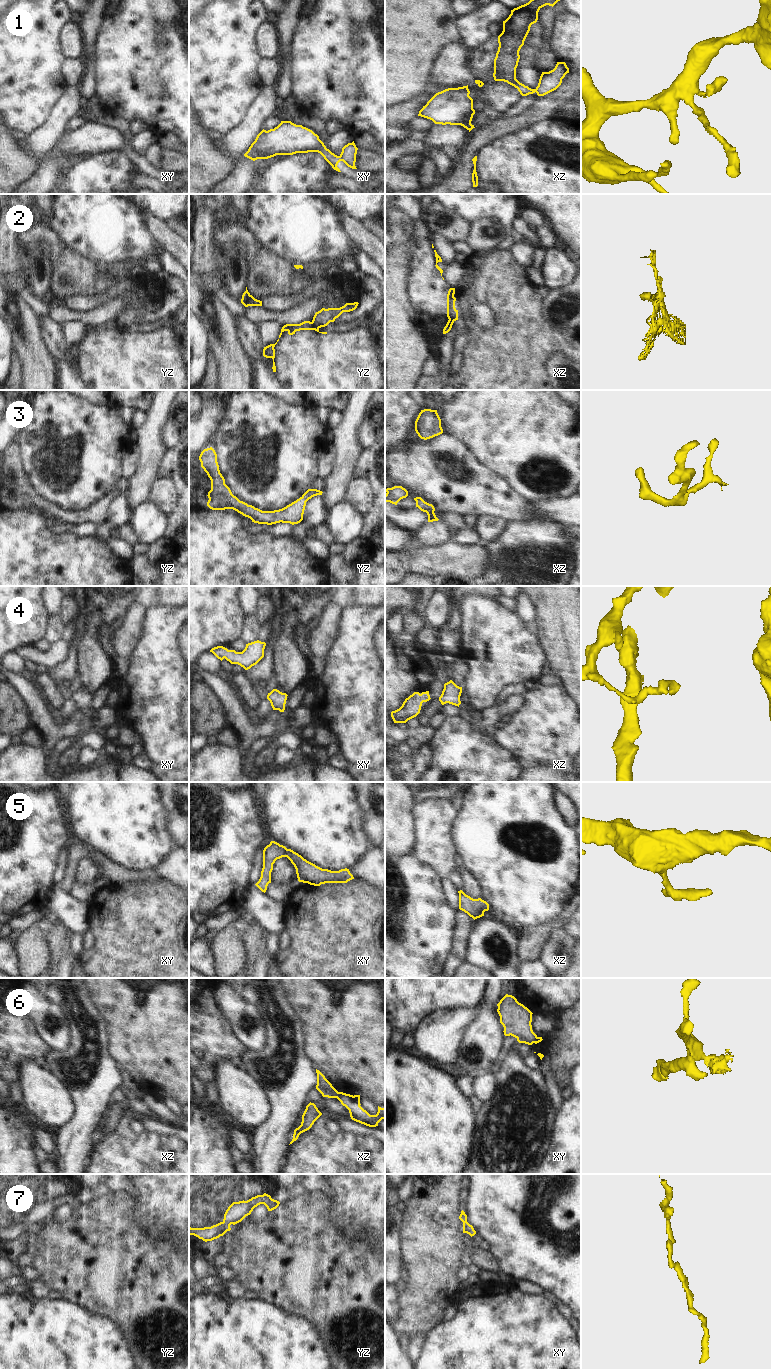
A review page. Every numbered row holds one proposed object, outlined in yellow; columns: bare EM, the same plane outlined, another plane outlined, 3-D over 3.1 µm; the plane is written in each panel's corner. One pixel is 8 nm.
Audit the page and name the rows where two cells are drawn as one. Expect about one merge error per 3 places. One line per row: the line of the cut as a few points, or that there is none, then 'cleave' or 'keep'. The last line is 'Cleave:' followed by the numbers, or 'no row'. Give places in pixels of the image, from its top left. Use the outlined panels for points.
1: cut in xy along (338, 156), (341, 160); cleave
2: cut in yz along (311, 322), (318, 328); cleave
3: no cut; keep
4: no cut; keep
5: no cut; keep
6: cut in xz along (338, 1092), (336, 1097); cleave
7: no cut; keep
Cleave: 1, 2, 6

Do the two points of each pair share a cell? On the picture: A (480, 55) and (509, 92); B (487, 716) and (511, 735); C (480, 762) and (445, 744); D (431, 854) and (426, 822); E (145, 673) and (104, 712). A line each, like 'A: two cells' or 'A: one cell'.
A: one cell
B: two cells
C: one cell
D: one cell
E: two cells

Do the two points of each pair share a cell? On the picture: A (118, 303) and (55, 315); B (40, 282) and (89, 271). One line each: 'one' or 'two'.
A: one
B: two

